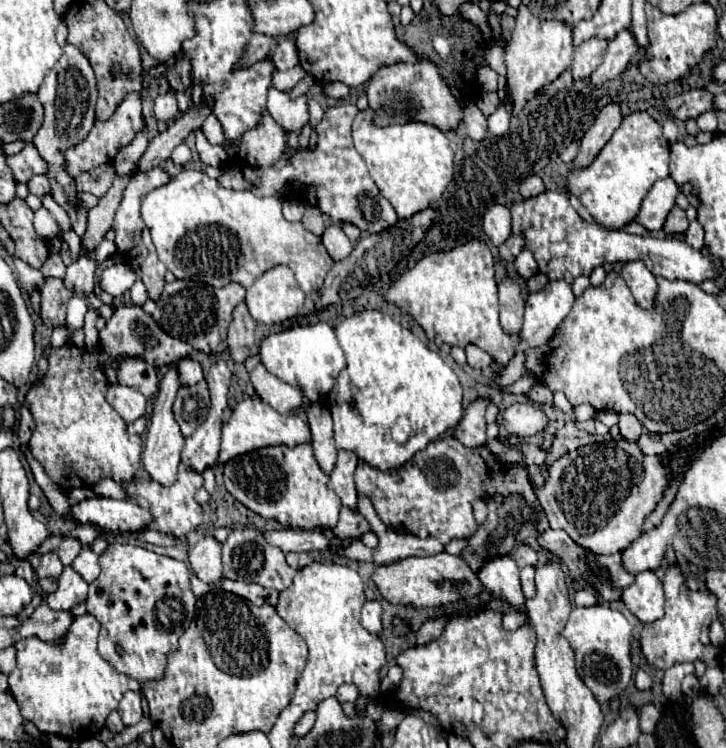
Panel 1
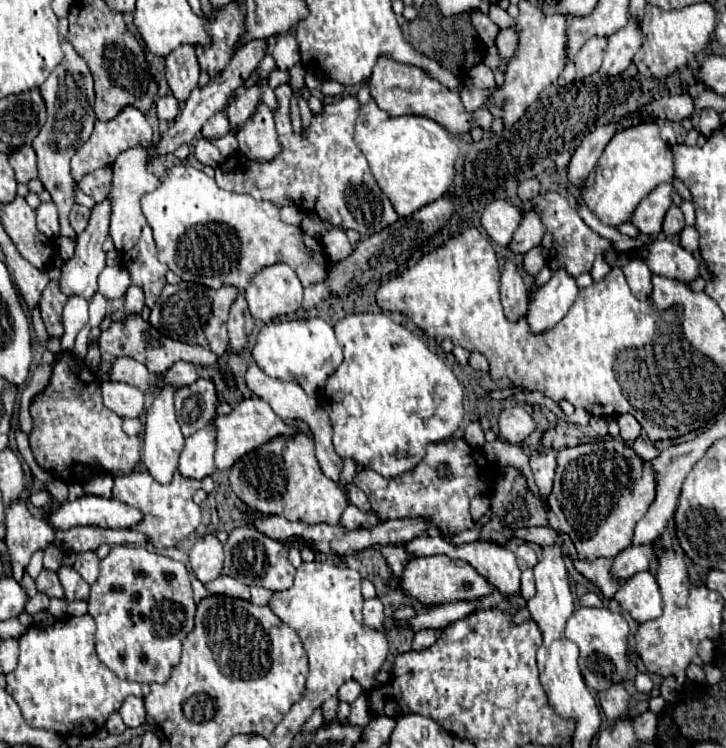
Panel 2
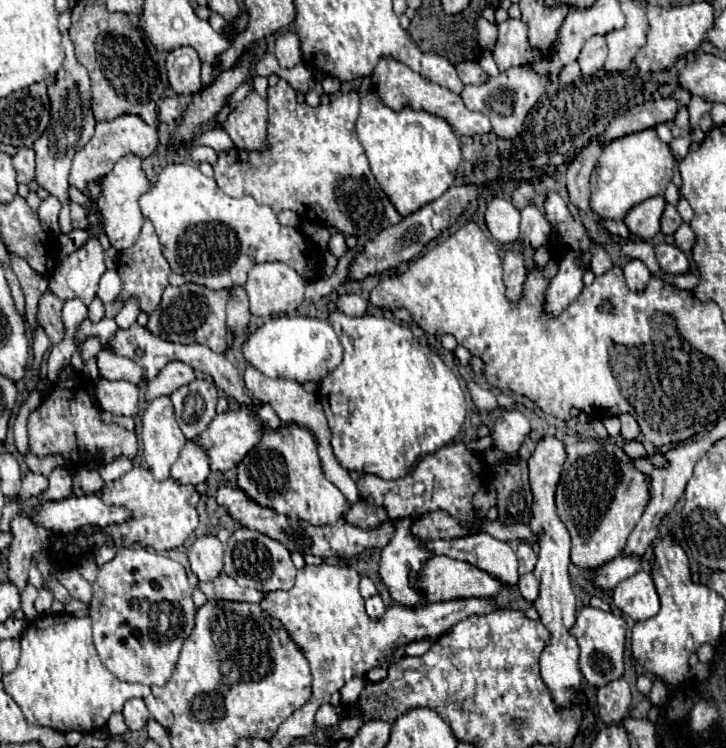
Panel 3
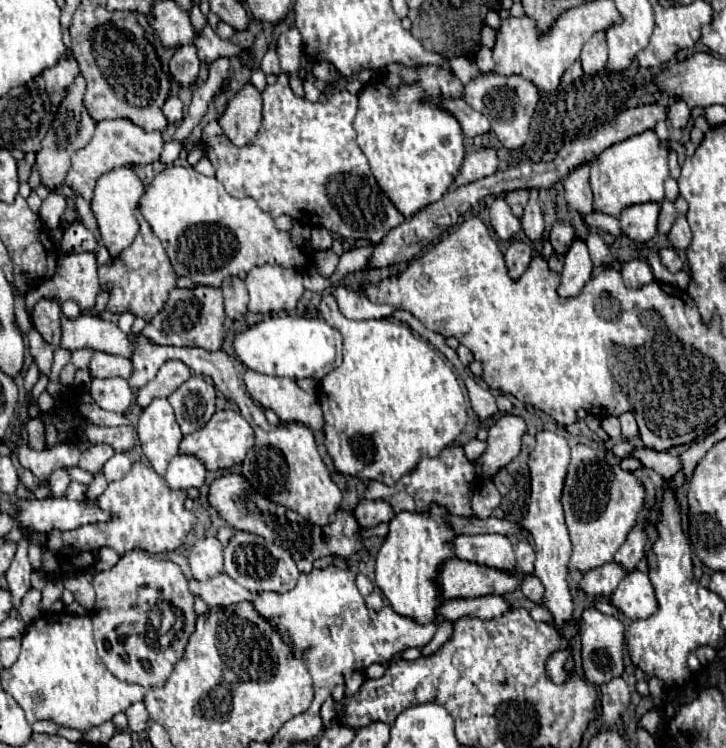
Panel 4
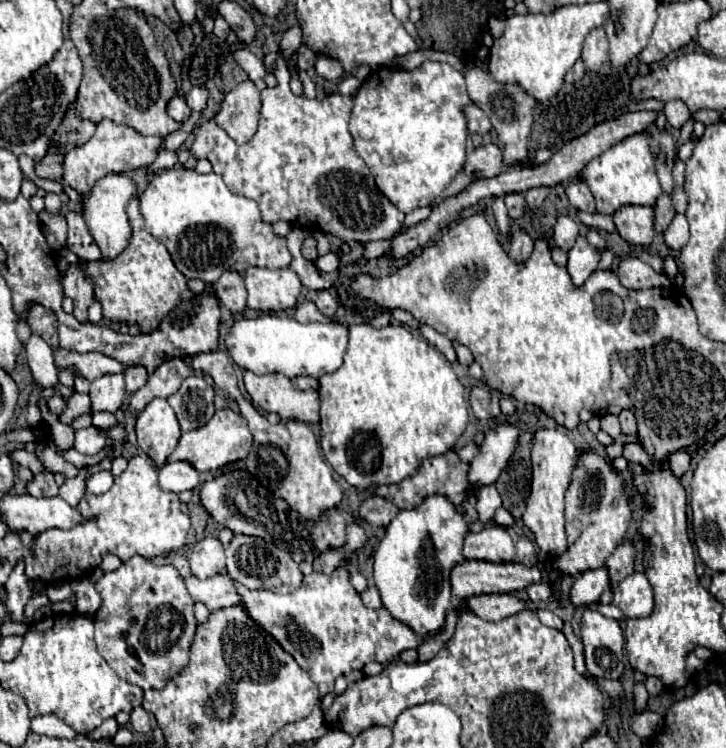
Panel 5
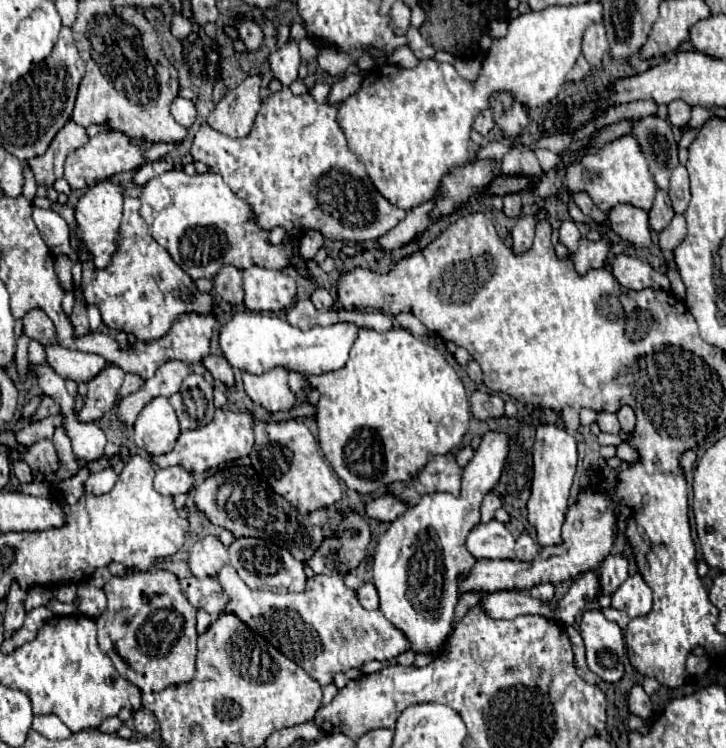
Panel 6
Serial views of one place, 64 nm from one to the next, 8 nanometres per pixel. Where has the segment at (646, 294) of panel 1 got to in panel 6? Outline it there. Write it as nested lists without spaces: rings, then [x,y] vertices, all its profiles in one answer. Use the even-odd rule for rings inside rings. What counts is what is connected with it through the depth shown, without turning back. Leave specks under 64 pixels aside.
[[[616,256],[612,262],[612,274],[628,290],[644,290],[644,288],[670,290],[666,274],[656,272],[650,264],[646,264],[636,256]]]

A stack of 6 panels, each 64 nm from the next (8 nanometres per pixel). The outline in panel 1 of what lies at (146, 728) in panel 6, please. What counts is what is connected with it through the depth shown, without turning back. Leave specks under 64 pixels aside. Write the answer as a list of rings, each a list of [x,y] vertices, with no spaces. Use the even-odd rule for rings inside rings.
[[[124,692],[122,700],[120,700],[120,706],[118,706],[118,712],[122,716],[122,722],[126,726],[134,726],[140,718],[142,718],[142,706],[140,706],[140,694],[138,692]]]

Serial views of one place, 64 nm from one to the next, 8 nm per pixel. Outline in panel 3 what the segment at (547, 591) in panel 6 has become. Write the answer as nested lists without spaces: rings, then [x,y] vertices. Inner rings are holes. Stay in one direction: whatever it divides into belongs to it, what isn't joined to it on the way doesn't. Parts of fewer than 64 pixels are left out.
[[[522,574],[520,576],[520,582],[518,582],[518,588],[520,588],[520,592],[522,592],[522,596],[528,600],[528,602],[532,602],[532,600],[536,600],[536,596],[538,596],[538,580],[534,578],[534,574]]]

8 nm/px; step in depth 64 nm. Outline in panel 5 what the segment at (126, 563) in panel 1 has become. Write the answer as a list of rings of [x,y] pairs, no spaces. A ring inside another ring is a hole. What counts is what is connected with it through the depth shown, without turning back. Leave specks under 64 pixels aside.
[[[132,556],[114,572],[106,572],[96,584],[102,598],[94,614],[96,644],[108,666],[142,690],[164,688],[164,684],[188,664],[192,636],[196,632],[194,600],[182,576],[170,564],[156,566],[142,556]]]

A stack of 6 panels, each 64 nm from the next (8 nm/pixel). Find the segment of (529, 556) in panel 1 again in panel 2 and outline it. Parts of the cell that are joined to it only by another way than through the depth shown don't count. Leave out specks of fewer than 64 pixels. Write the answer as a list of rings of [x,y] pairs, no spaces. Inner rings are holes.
[[[520,544],[518,546],[518,550],[514,552],[516,554],[516,560],[518,560],[518,566],[524,570],[524,568],[534,568],[536,566],[536,552],[532,550],[532,546],[530,544]]]

